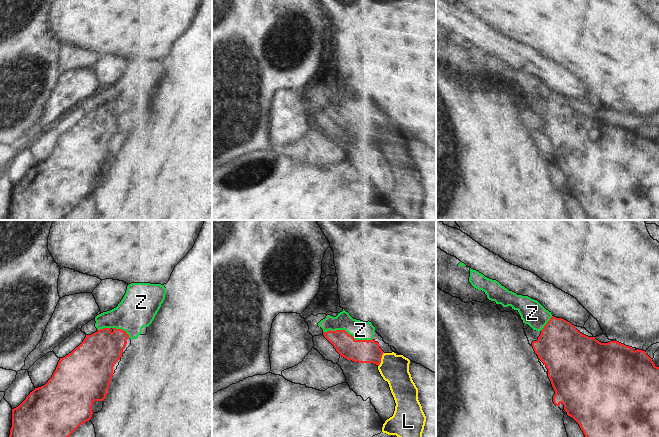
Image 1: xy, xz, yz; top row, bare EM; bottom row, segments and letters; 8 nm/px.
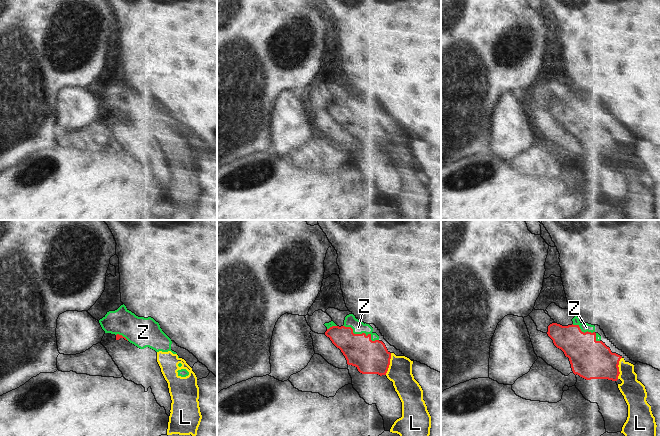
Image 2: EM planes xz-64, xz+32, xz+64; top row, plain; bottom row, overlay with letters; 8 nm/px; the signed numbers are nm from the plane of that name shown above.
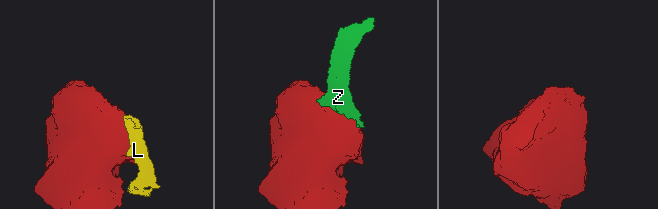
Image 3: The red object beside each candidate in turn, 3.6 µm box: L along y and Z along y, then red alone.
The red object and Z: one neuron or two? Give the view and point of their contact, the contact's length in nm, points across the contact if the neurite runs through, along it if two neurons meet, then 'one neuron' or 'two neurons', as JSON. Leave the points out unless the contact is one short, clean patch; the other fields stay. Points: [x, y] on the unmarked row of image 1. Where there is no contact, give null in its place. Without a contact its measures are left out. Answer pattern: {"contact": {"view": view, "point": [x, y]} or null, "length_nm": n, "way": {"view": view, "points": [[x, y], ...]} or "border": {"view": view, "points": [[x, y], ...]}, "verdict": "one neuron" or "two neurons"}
{"contact": {"view": "xz", "point": [347, 109]}, "length_nm": 400, "border": {"view": "xz", "points": [[323, 107], [345, 106], [355, 115], [372, 115]]}, "verdict": "two neurons"}

